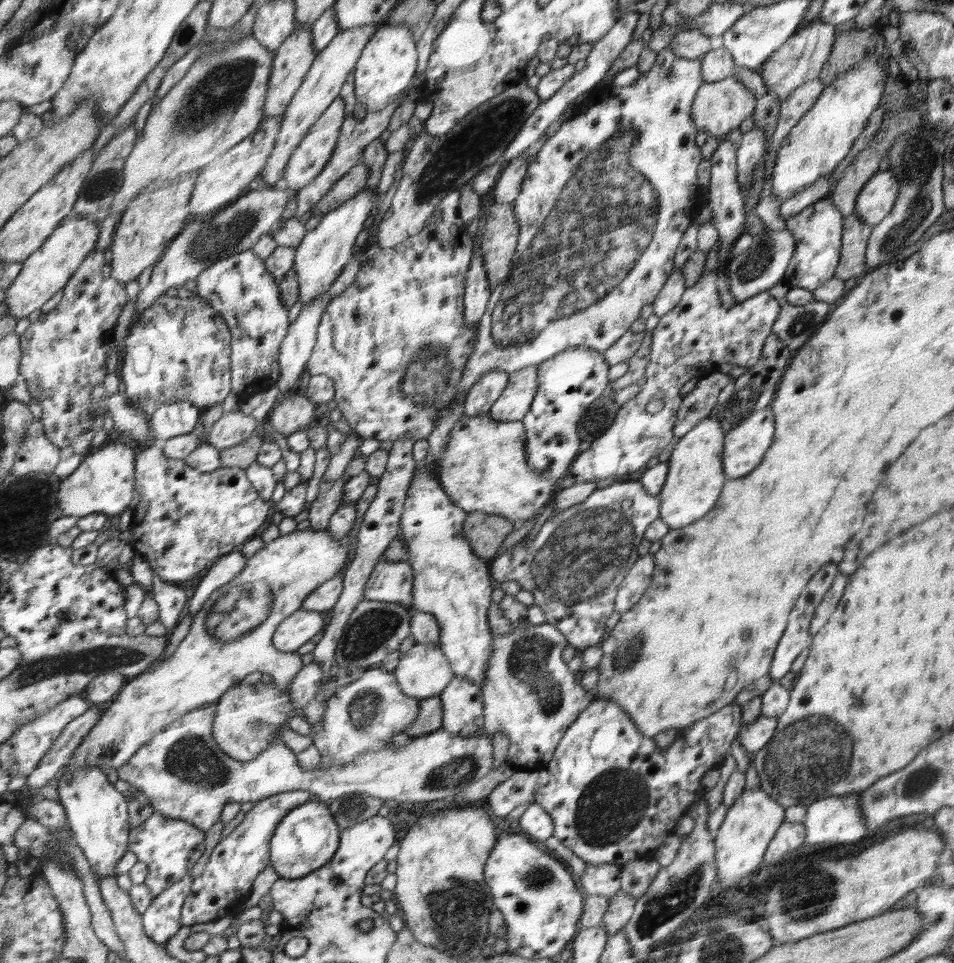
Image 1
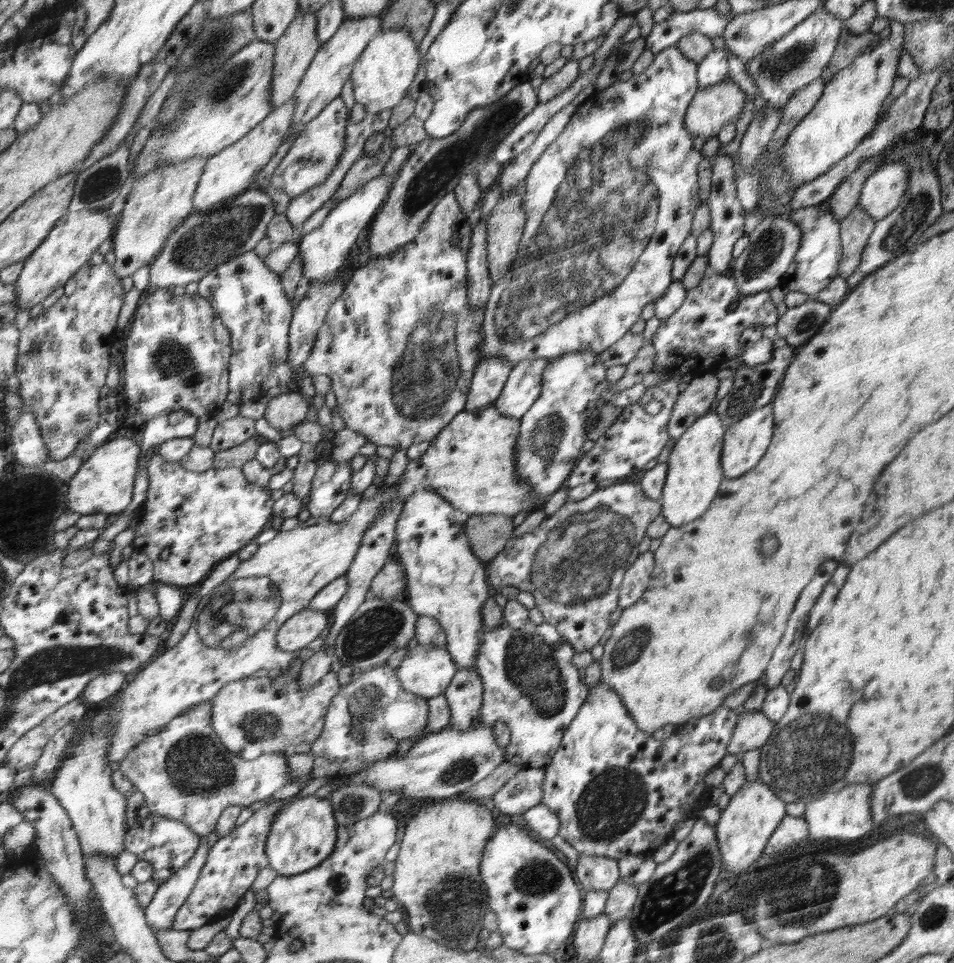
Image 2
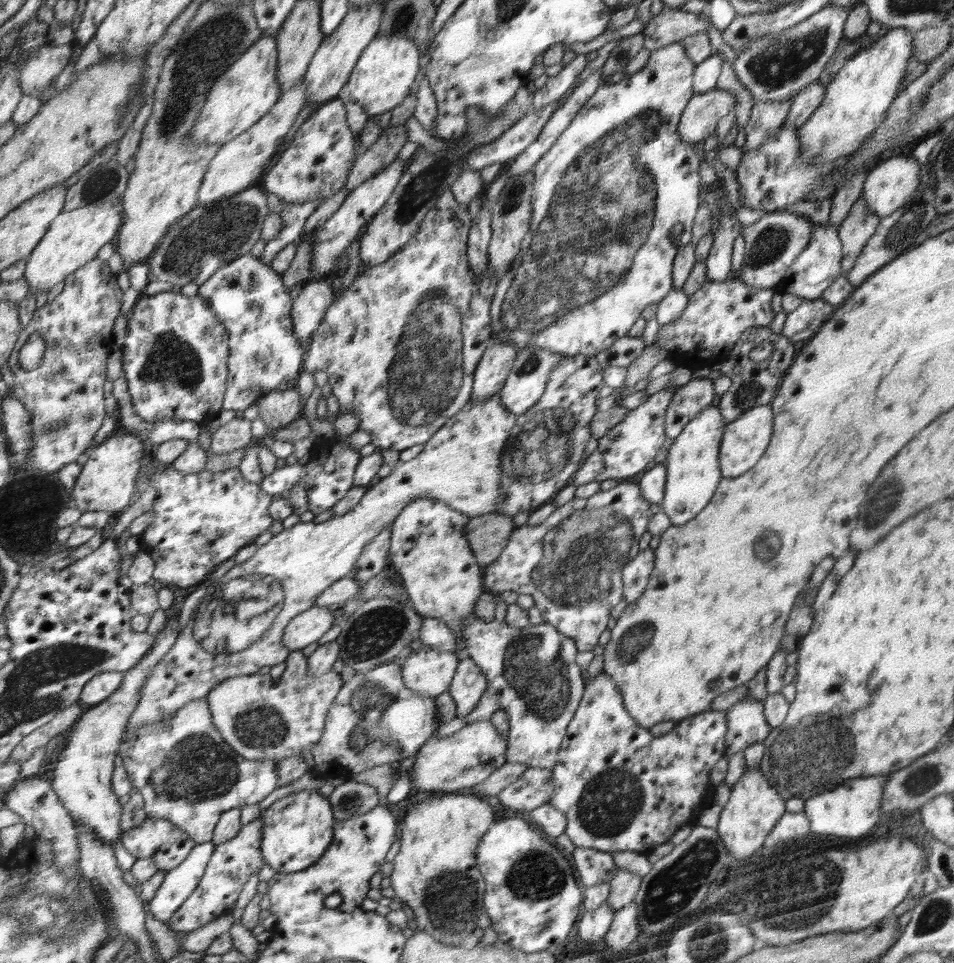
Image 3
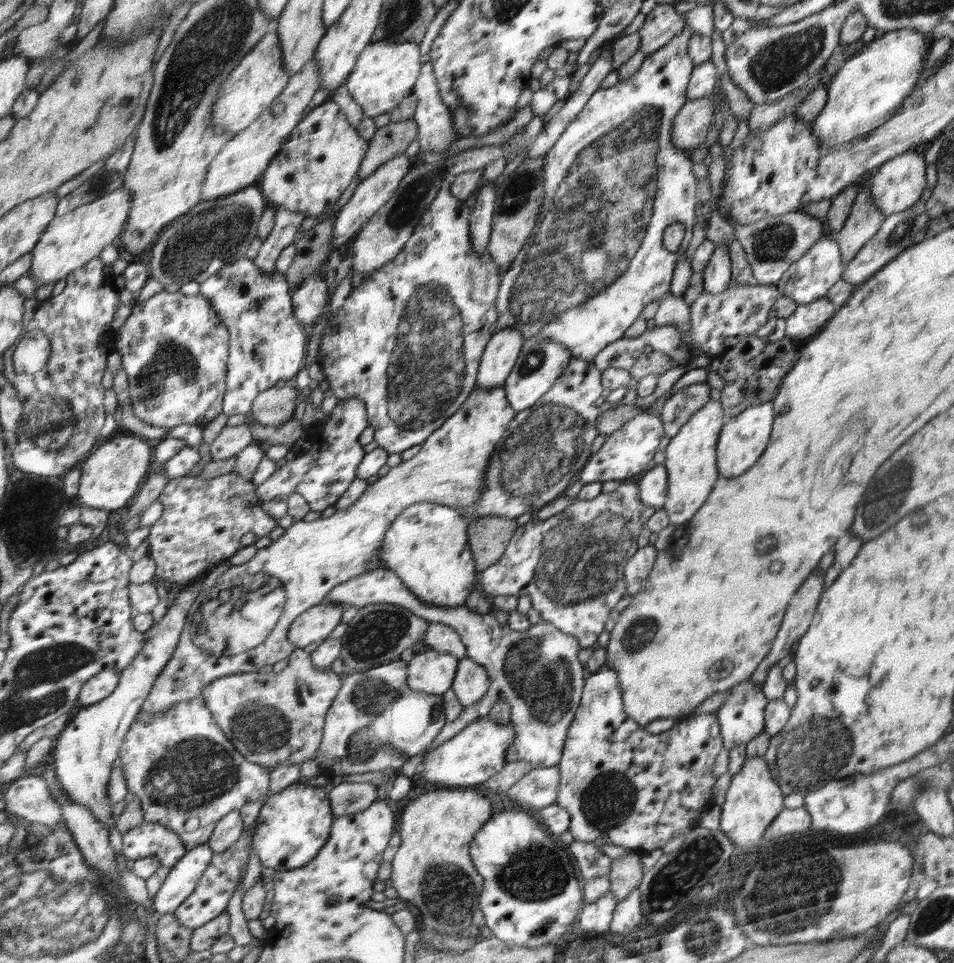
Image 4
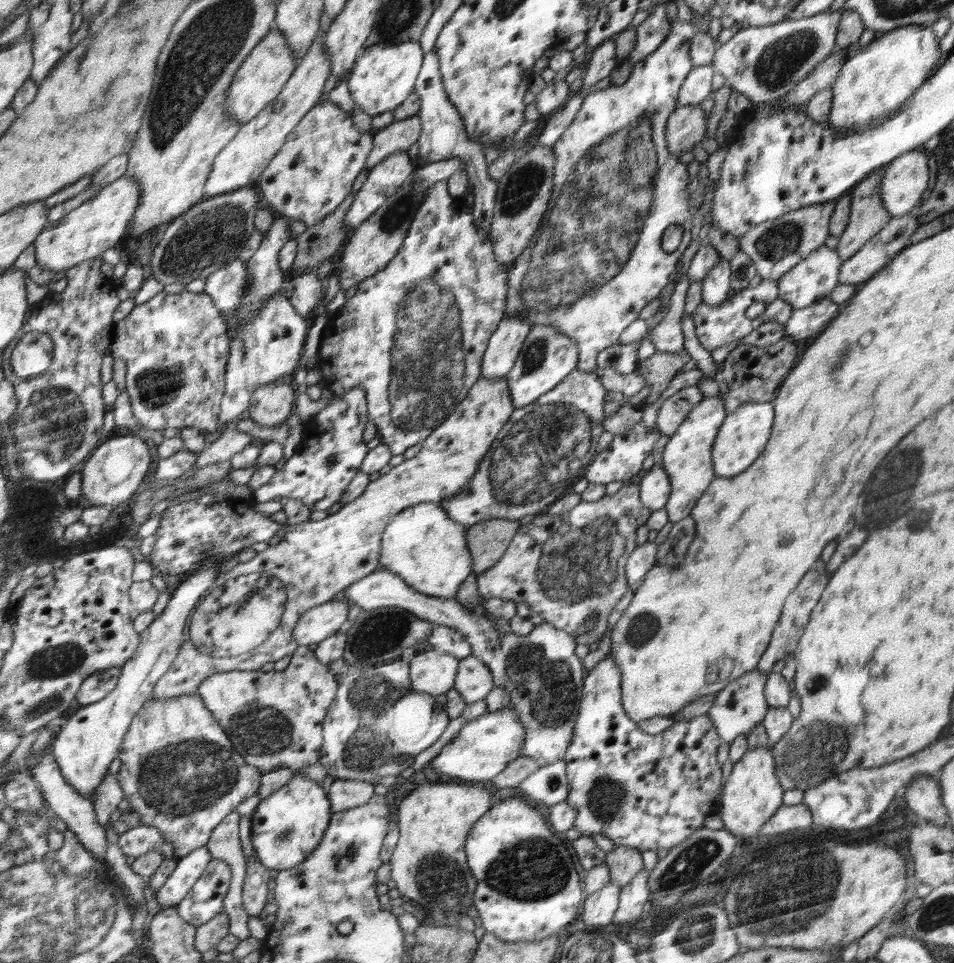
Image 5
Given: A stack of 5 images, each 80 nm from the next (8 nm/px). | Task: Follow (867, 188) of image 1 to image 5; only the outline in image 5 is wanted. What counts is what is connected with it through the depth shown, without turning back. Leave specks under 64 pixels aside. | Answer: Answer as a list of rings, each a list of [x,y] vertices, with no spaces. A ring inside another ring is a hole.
[[[914,150],[890,161],[883,176],[880,195],[891,216],[910,212],[928,188],[928,180],[930,172],[926,154]]]

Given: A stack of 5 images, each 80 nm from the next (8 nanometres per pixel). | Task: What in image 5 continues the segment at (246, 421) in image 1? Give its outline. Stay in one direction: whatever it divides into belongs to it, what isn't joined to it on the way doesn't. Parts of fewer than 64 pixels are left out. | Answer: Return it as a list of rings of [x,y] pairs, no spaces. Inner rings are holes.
[[[235,428],[226,429],[219,438],[207,444],[207,447],[198,454],[195,466],[198,469],[222,461],[229,461],[235,454],[242,452],[244,448],[250,446],[252,435]]]

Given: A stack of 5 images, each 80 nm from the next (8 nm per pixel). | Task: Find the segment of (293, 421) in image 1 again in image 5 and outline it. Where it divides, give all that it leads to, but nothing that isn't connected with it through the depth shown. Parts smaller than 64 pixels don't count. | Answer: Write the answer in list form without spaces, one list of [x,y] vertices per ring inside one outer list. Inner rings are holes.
[[[290,381],[271,382],[253,394],[248,408],[249,418],[259,425],[276,426],[292,414],[294,400],[296,394],[290,388]]]

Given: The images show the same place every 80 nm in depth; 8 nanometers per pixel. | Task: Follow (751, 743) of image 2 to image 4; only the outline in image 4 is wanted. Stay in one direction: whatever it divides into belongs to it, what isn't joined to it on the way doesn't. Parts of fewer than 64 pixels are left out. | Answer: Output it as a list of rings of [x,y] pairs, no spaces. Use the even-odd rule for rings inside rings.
[[[744,680],[729,688],[729,695],[714,712],[722,726],[724,748],[731,751],[739,744],[747,744],[764,730],[764,708],[767,708],[763,689]]]

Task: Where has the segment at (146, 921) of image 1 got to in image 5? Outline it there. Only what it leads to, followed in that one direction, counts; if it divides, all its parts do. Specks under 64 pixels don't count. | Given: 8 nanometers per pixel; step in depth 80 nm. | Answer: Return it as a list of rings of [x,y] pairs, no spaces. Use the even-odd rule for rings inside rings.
[[[205,846],[188,853],[186,857],[180,857],[172,874],[156,891],[157,901],[161,904],[161,908],[175,907],[188,894],[212,859]]]

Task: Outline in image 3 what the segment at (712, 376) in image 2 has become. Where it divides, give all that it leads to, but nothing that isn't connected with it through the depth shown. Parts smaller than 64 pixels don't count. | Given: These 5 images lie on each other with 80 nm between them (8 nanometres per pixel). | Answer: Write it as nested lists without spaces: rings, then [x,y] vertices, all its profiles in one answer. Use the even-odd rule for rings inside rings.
[[[703,377],[679,387],[665,410],[667,437],[675,439],[701,410],[715,404],[716,395],[713,380]]]

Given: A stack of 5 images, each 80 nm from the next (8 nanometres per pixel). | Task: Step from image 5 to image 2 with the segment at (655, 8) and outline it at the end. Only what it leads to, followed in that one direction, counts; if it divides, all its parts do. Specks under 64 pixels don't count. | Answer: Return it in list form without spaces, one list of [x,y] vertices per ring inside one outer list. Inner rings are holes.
[[[713,7],[688,12],[675,11],[666,20],[654,23],[650,34],[644,36],[646,50],[656,55],[692,33],[705,34],[712,39],[721,36],[734,15],[735,12],[731,10],[729,14],[721,16]]]

